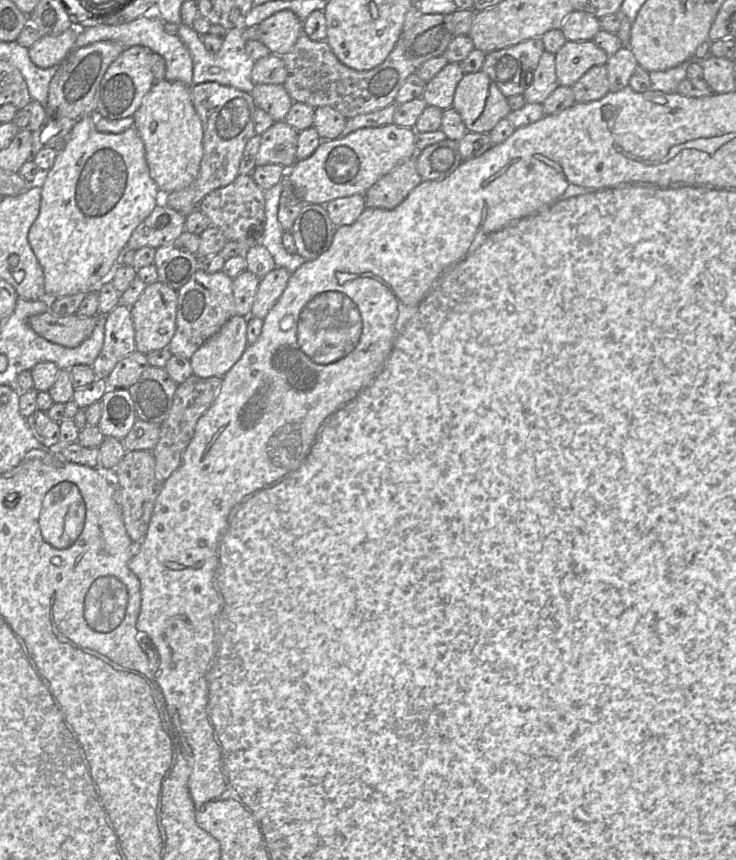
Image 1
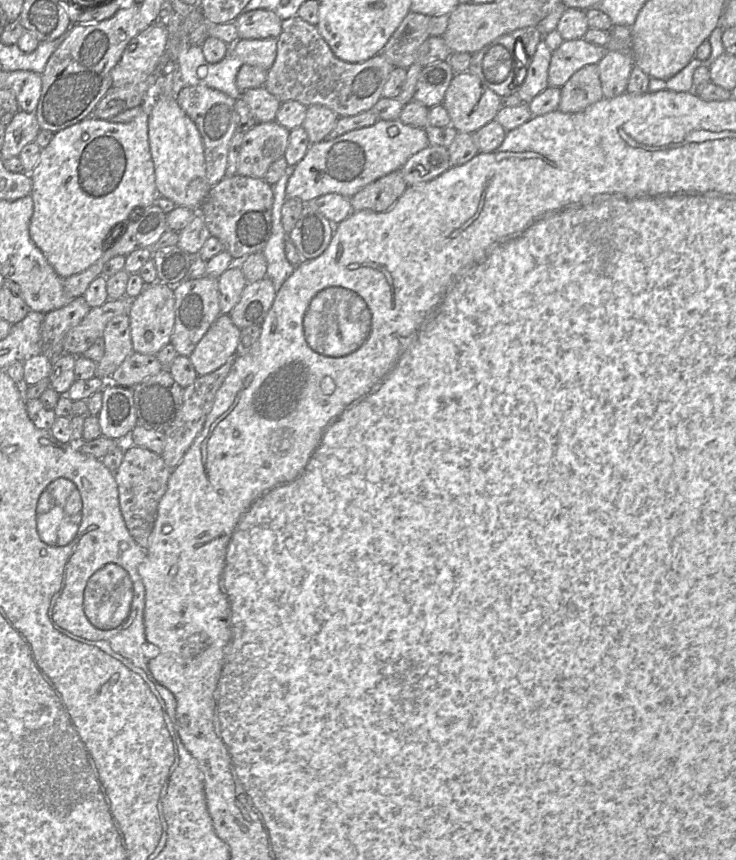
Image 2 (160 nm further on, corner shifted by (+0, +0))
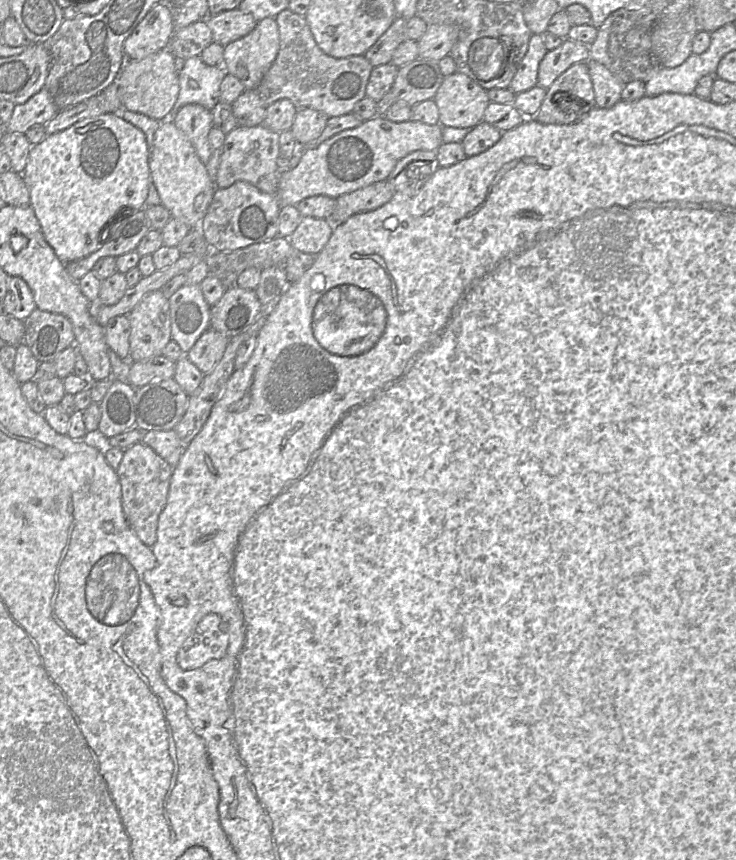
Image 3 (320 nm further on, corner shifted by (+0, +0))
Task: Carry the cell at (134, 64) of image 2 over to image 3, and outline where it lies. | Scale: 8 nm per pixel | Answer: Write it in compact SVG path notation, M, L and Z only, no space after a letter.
M164 2L157 3L124 42L127 60L142 60L168 49L174 34L173 9Z

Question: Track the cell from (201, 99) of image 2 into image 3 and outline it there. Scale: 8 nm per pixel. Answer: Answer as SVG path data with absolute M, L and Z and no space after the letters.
M187 104L177 112L174 124L187 136L201 162L206 165L212 154L208 140L213 128L211 111L199 104Z

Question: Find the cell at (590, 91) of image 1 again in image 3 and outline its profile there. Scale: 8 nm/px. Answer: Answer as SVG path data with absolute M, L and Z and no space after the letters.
M578 62L562 73L546 90L546 96L534 117L526 117L546 125L569 125L595 108L595 94L586 62Z

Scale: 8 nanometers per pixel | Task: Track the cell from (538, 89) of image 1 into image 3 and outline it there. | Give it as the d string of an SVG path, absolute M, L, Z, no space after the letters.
M532 34L529 40L528 50L509 85L509 89L513 93L518 94L537 85L539 64L547 51L544 45L543 35Z

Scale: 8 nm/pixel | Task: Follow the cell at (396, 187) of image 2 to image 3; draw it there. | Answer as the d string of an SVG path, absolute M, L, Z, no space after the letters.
M387 180L372 183L361 189L341 195L335 199L335 207L330 217L332 224L340 224L354 214L375 210L386 204L394 190Z

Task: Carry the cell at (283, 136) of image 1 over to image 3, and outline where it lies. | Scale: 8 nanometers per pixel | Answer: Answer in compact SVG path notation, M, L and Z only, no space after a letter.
M264 126L237 127L229 132L225 136L220 165L214 179L216 188L228 188L235 182L244 181L261 192L276 195L281 177L277 171L279 134Z

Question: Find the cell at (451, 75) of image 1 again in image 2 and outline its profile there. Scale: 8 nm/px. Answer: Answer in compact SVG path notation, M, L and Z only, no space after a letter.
M447 60L424 66L416 84L413 100L428 108L442 104L445 92L454 75Z

